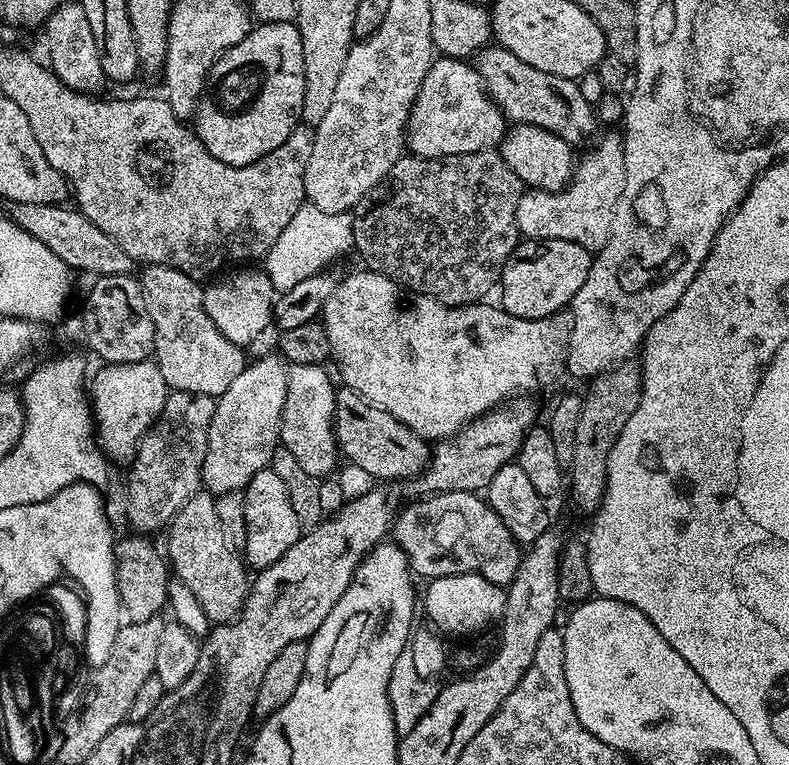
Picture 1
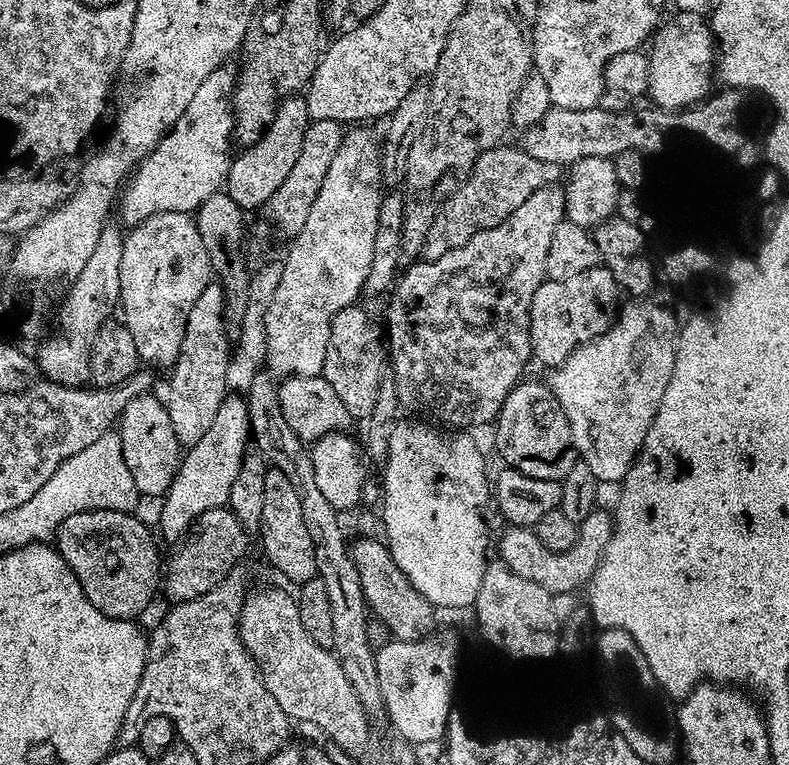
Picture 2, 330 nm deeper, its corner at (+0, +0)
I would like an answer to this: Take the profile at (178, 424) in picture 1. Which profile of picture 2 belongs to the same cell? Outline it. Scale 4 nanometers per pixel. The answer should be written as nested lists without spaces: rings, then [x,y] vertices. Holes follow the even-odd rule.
[[[213,282],[202,290],[198,302],[190,309],[190,318],[186,318],[186,338],[182,338],[182,350],[178,354],[175,364],[170,369],[172,381],[168,384],[168,396],[166,395],[170,422],[174,422],[174,434],[180,439],[181,445],[191,446],[210,430],[214,423],[214,417],[218,415],[218,406],[223,402],[229,391],[226,382],[226,370],[230,359],[230,345],[224,336],[224,289],[219,283]]]

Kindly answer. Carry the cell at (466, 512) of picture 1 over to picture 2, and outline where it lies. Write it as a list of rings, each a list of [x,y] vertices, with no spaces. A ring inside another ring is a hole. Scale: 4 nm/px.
[[[611,511],[592,512],[587,521],[579,525],[574,546],[565,552],[555,552],[546,550],[546,546],[542,546],[542,542],[538,542],[532,528],[508,526],[500,536],[498,559],[506,566],[510,566],[510,570],[514,574],[518,574],[518,578],[538,582],[538,586],[542,586],[547,592],[559,594],[559,592],[572,592],[575,588],[582,587],[581,589],[583,589],[591,581],[596,567],[600,565],[600,557],[603,556],[606,546],[610,542],[613,527],[614,516]]]

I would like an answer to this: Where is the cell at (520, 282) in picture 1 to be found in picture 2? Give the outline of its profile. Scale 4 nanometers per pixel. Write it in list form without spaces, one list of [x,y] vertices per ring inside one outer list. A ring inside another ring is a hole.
[[[603,266],[582,270],[582,274],[574,274],[574,278],[545,279],[538,290],[534,290],[534,302],[530,302],[530,342],[535,363],[555,366],[575,348],[597,340],[612,327],[612,321],[618,315],[616,295],[618,289],[614,274]]]

